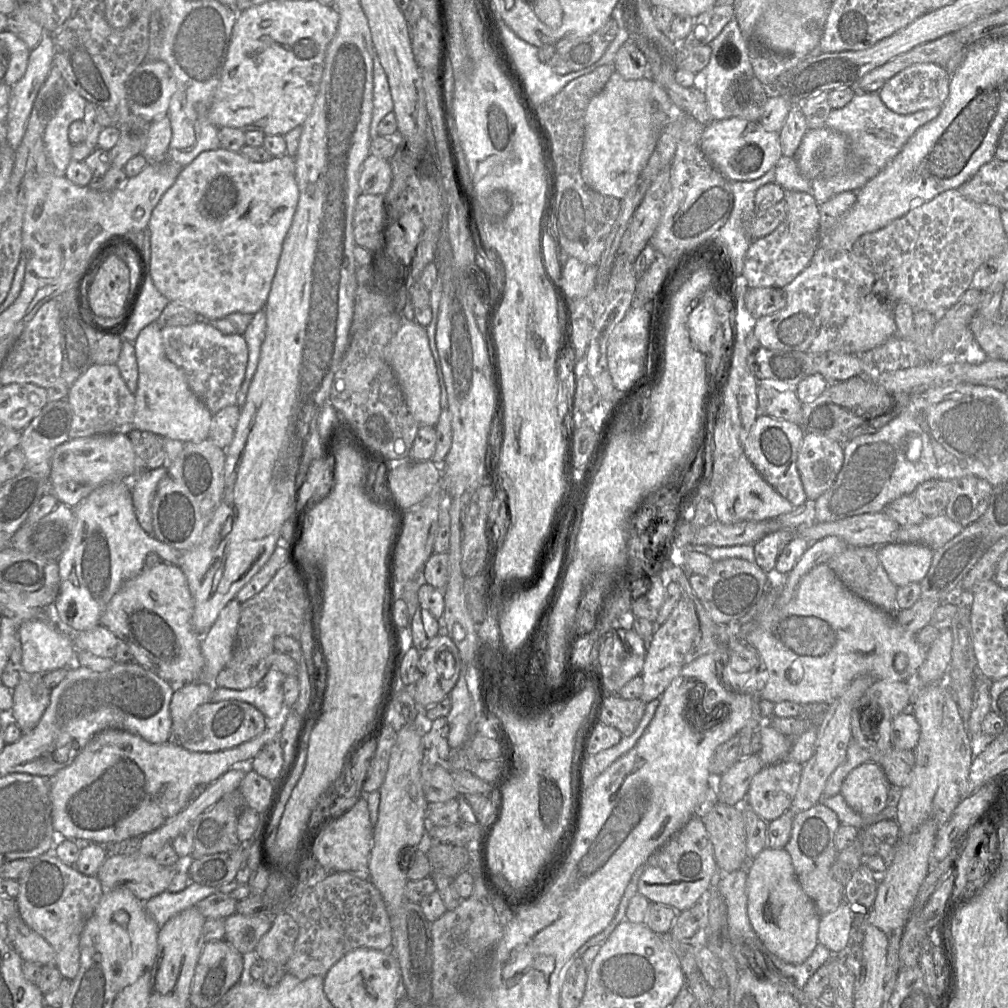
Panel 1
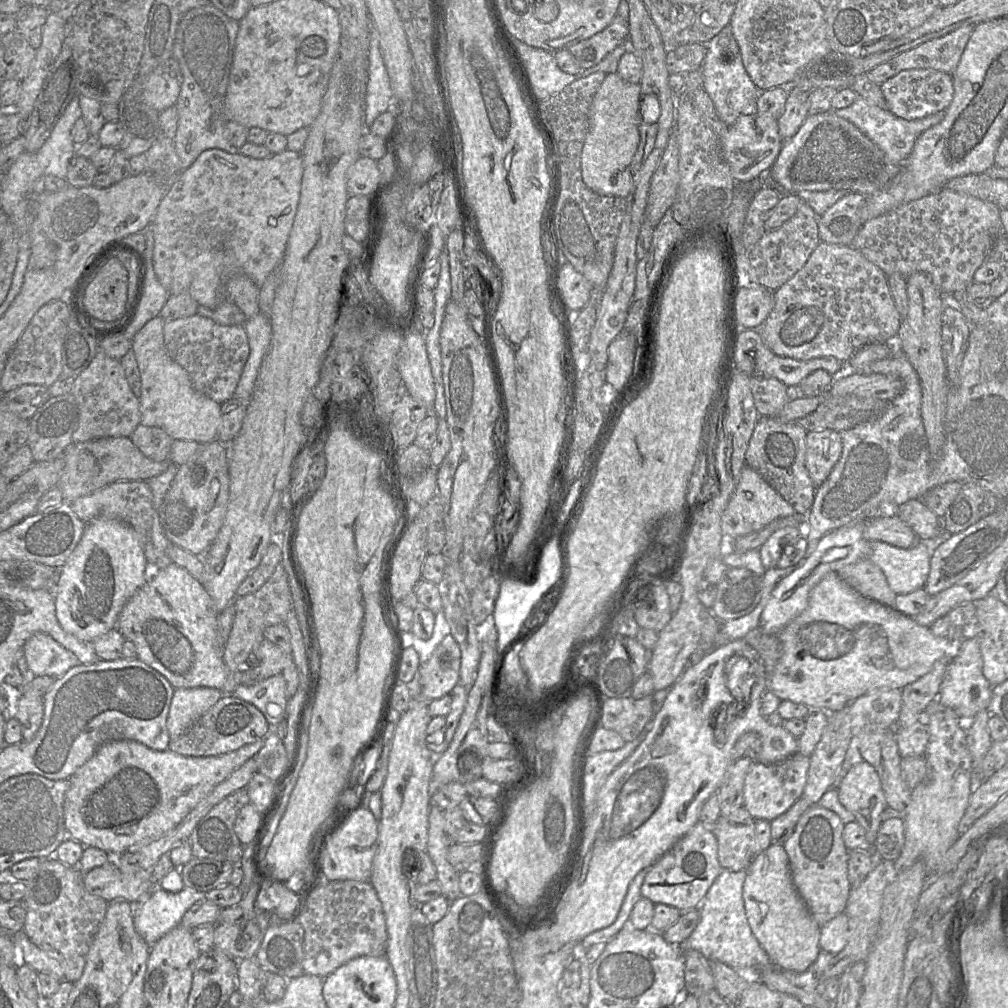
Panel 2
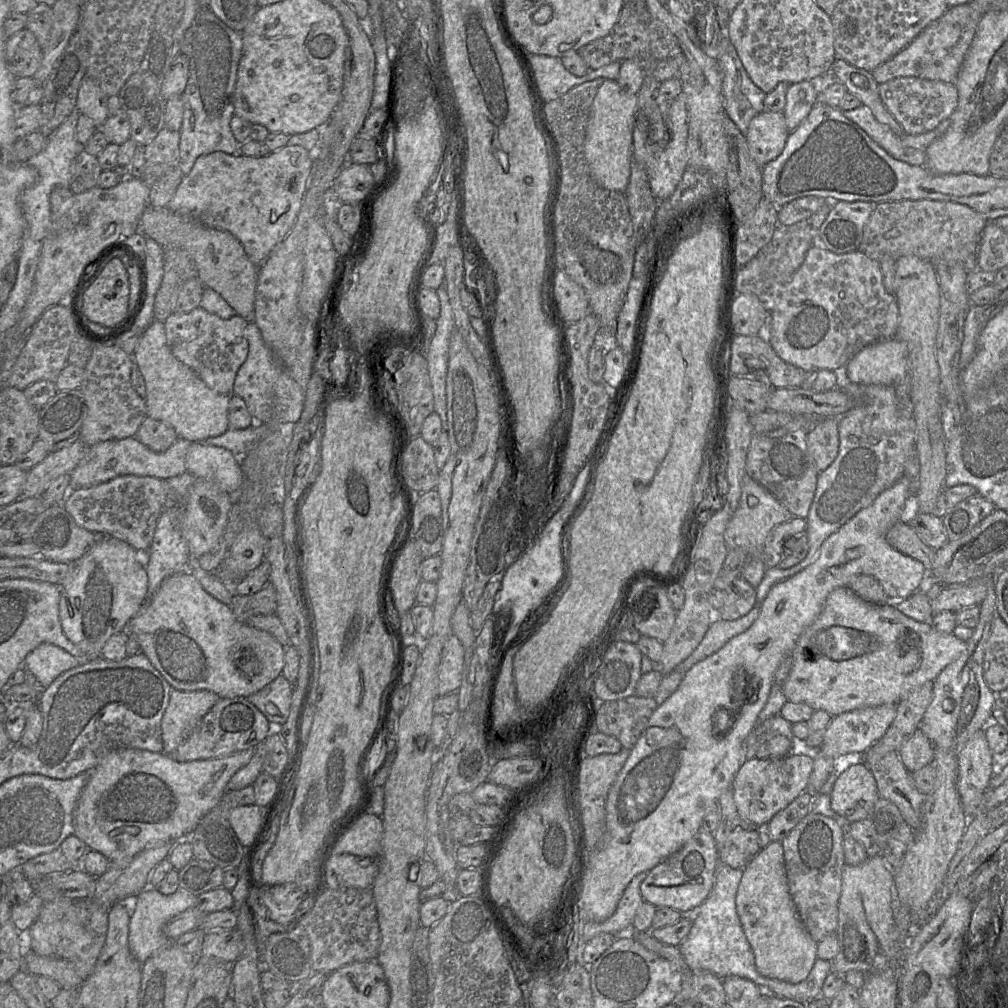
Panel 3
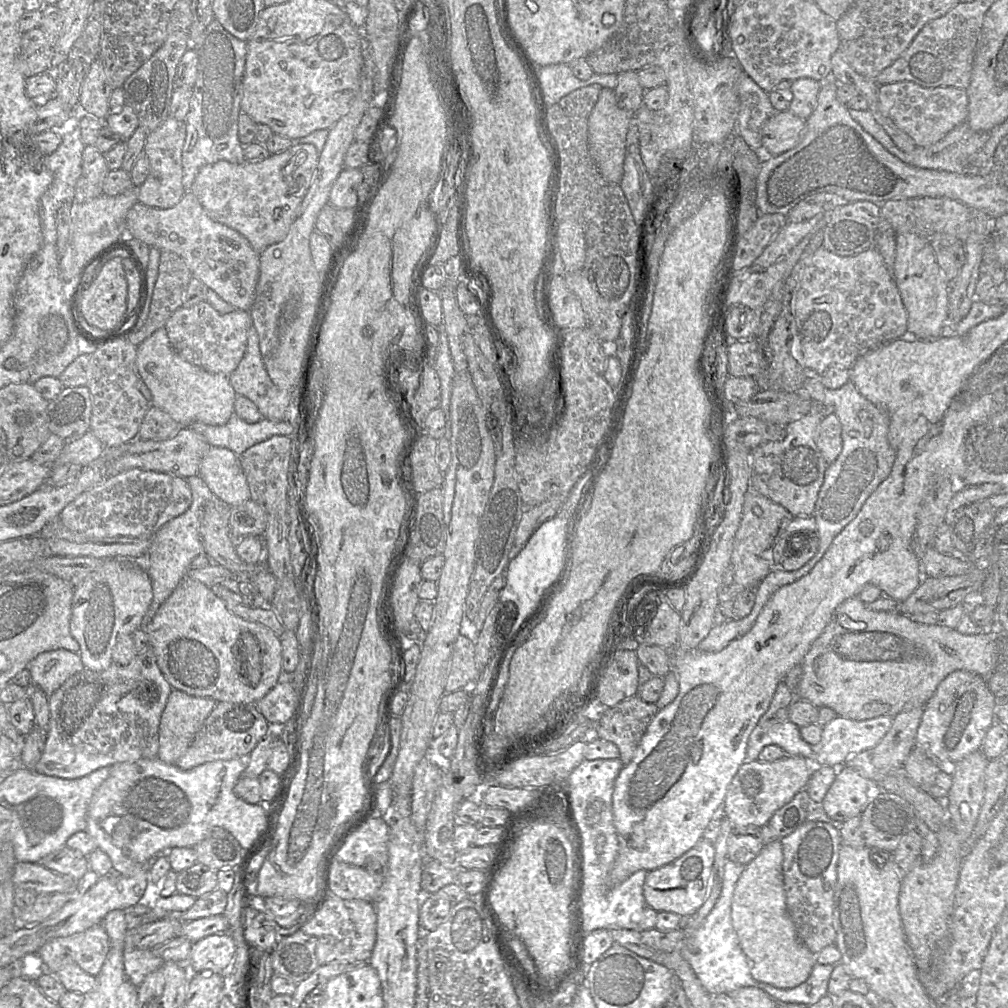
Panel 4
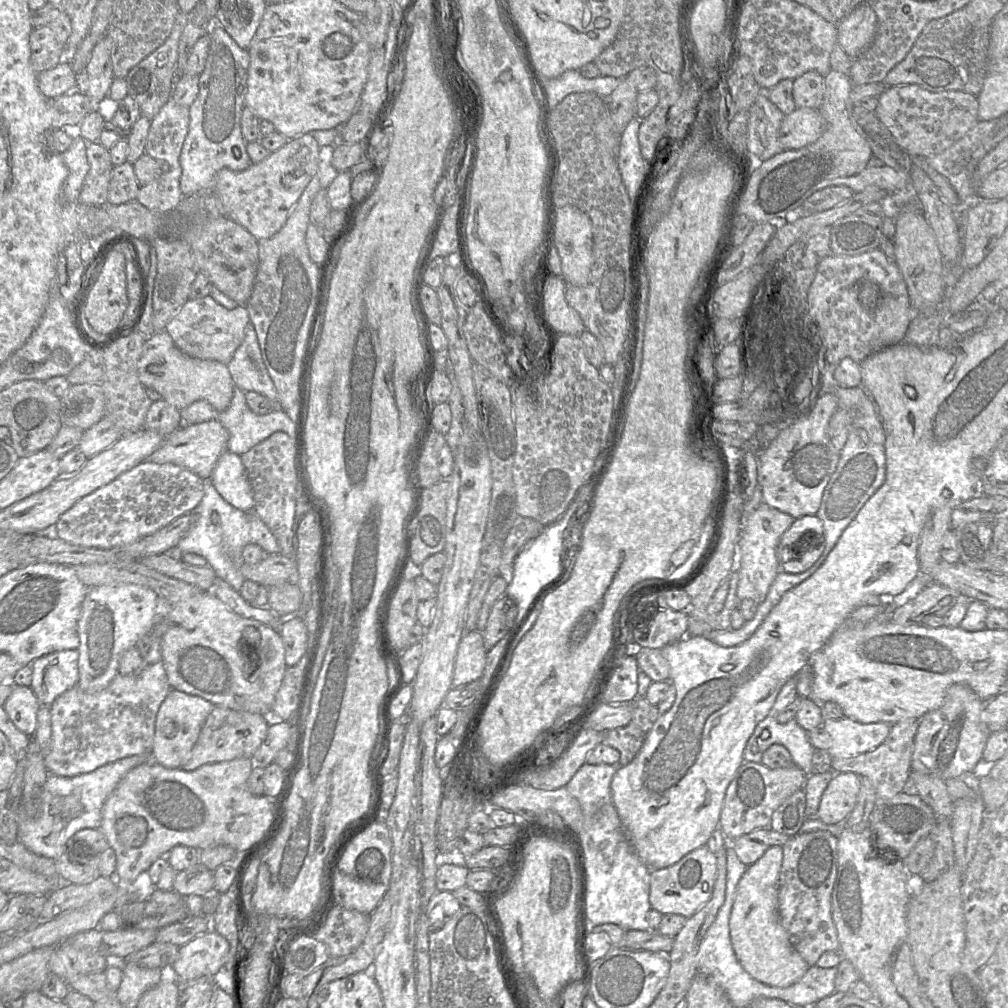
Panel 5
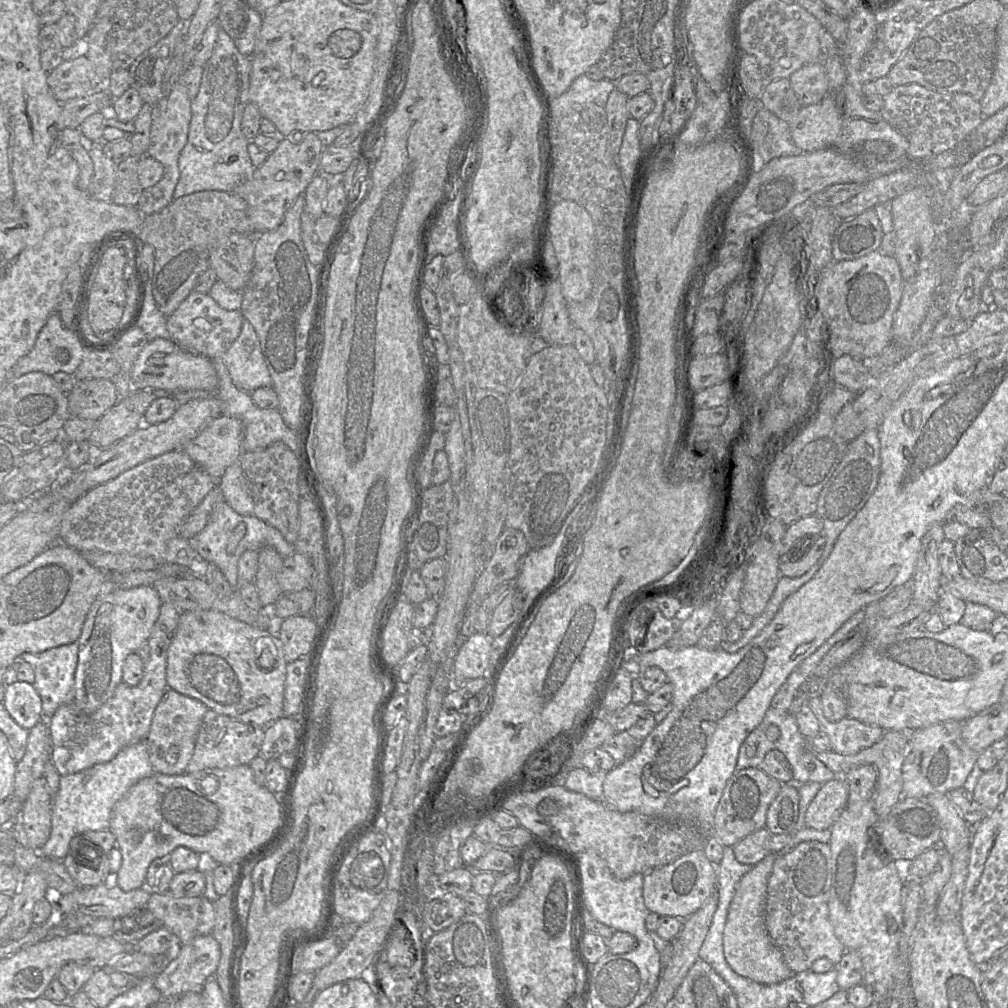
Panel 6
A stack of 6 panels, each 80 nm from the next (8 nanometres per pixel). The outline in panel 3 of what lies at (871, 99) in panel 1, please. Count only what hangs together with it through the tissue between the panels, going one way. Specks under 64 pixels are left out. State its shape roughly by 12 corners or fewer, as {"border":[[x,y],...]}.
{"border":[[866,105],[842,112],[892,157],[925,165],[948,118],[923,134],[896,135]]}

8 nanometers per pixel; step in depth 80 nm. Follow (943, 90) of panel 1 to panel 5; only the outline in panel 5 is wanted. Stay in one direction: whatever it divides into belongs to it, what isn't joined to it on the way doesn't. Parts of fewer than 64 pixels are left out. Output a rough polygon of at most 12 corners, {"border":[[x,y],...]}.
{"border":[[888,86],[875,114],[909,156],[936,155],[978,121],[977,97]]}

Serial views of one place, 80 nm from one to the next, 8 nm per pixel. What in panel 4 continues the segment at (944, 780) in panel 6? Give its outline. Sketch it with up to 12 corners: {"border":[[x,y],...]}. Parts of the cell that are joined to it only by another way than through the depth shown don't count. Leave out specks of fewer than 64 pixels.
{"border":[[950,673],[916,745],[941,765],[982,749],[996,722],[987,678]]}

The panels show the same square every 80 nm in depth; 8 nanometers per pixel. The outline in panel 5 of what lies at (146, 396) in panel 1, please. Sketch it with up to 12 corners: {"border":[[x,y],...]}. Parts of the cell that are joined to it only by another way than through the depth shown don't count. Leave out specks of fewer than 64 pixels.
{"border":[[165,330],[146,337],[143,386],[180,411],[231,403],[227,365],[188,356]]}

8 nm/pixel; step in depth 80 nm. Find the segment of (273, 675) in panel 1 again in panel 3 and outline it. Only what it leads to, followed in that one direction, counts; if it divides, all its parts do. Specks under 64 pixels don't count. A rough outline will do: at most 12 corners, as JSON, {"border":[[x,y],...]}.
{"border":[[280,674],[246,697],[281,727],[290,714],[293,685]]}

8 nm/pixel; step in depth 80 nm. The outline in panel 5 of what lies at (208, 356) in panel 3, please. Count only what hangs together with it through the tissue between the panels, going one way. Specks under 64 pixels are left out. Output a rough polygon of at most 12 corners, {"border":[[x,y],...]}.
{"border":[[207,295],[188,299],[165,331],[188,356],[227,365],[250,318]]}

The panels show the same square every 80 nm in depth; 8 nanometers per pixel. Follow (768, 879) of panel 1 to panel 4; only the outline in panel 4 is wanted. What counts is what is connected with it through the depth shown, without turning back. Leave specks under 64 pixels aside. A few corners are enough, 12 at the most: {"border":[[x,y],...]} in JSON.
{"border":[[782,841],[744,867],[731,919],[753,978],[786,989],[817,955],[789,915]]}

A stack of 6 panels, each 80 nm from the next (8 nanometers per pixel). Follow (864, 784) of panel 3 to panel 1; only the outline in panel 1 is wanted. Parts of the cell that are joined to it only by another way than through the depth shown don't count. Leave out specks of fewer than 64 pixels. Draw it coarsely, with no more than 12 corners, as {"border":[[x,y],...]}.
{"border":[[873,761],[853,769],[840,794],[864,818],[888,805],[890,782]]}

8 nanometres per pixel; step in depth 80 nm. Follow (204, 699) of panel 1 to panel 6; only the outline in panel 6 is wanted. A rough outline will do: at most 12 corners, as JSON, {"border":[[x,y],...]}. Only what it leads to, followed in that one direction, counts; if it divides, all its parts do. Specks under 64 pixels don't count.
{"border":[[168,688],[147,743],[155,773],[186,773],[209,708]]}

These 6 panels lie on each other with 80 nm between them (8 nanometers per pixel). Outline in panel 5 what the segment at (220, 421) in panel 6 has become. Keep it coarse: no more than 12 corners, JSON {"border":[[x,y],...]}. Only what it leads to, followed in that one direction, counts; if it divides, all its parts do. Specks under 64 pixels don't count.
{"border":[[218,420],[182,425],[146,461],[210,480],[228,450]]}

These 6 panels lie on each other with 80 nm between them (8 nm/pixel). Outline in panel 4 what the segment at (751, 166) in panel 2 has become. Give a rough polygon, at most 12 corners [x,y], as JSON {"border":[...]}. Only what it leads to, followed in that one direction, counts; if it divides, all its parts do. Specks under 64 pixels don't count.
{"border":[[789,110],[763,125],[772,156],[795,148],[806,120]]}

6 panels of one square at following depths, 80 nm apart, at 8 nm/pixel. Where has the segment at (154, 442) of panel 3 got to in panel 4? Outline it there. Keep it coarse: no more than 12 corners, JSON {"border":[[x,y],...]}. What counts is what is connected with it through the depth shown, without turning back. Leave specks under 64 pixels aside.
{"border":[[150,406],[138,438],[166,440],[182,426],[168,413]]}

